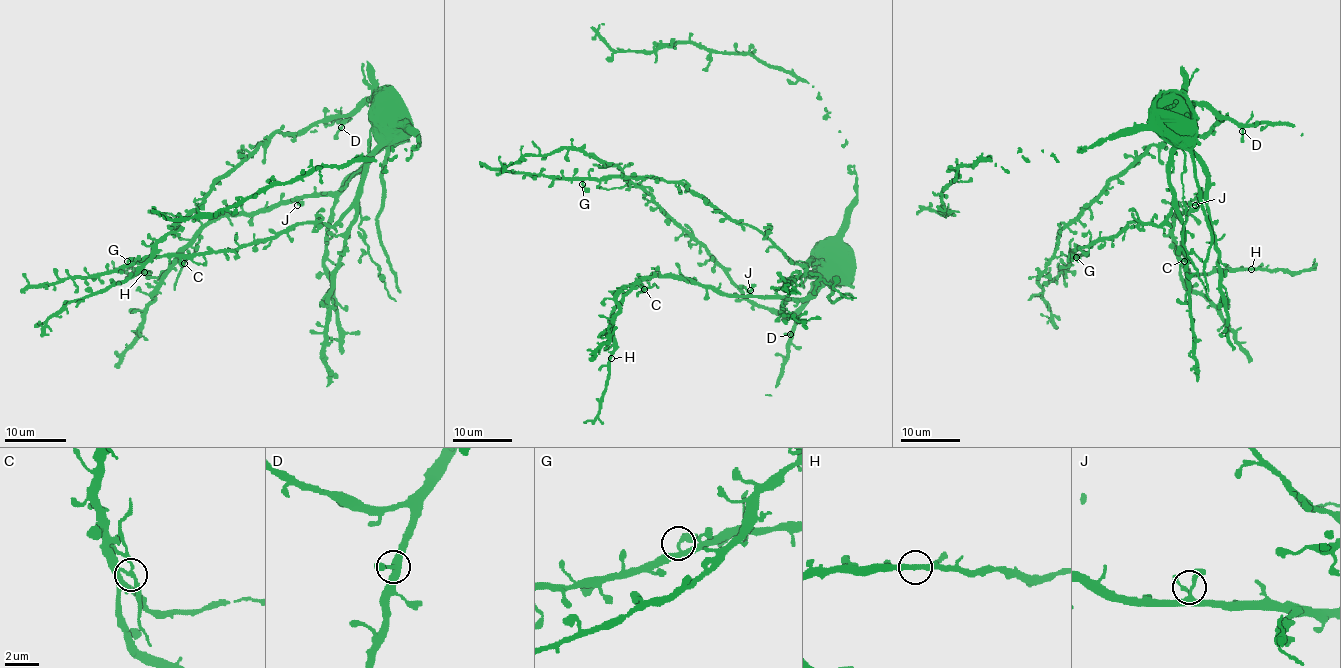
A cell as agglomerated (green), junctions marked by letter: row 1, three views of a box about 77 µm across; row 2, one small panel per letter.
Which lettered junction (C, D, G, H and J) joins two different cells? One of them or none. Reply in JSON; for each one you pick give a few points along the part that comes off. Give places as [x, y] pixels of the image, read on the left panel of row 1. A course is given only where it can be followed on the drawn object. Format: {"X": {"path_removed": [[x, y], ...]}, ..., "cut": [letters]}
{"C": {"path_removed": [[184, 263], [201, 235]]}, "cut": ["C"]}

